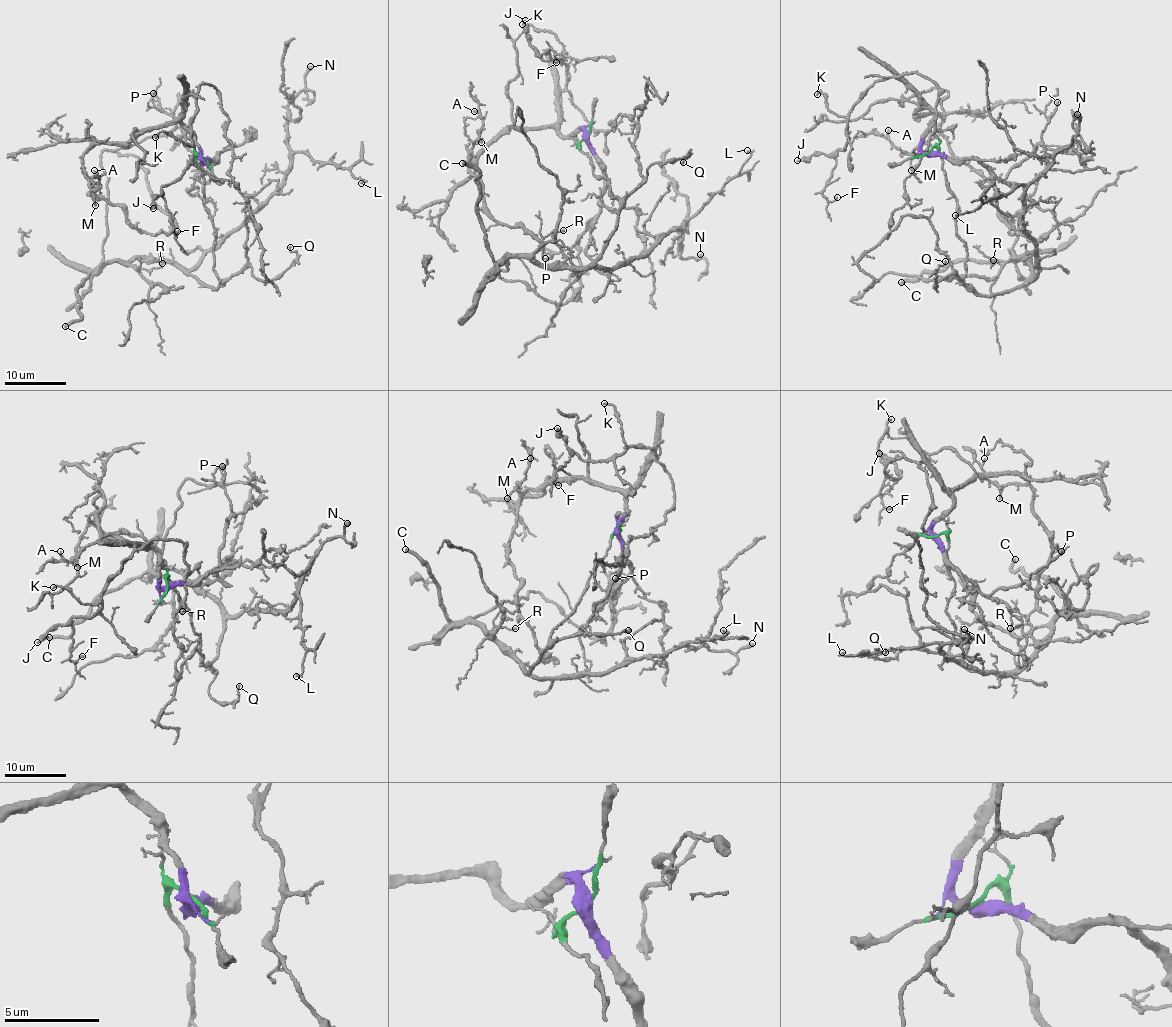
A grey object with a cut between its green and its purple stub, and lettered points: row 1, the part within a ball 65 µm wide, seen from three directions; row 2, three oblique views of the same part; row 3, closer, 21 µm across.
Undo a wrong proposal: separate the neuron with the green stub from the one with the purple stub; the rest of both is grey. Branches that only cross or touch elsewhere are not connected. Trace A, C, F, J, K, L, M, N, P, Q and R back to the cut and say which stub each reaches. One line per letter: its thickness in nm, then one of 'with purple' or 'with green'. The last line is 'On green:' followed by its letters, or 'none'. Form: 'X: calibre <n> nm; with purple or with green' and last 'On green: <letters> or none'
A: calibre 130 nm; with purple
C: calibre 340 nm; with green
F: calibre 120 nm; with purple
J: calibre 200 nm; with purple
K: calibre 150 nm; with purple
L: calibre 140 nm; with green
M: calibre 170 nm; with purple
N: calibre 400 nm; with green
P: calibre 180 nm; with purple
Q: calibre 130 nm; with green
R: calibre 120 nm; with green
On green: C, L, N, Q, R

